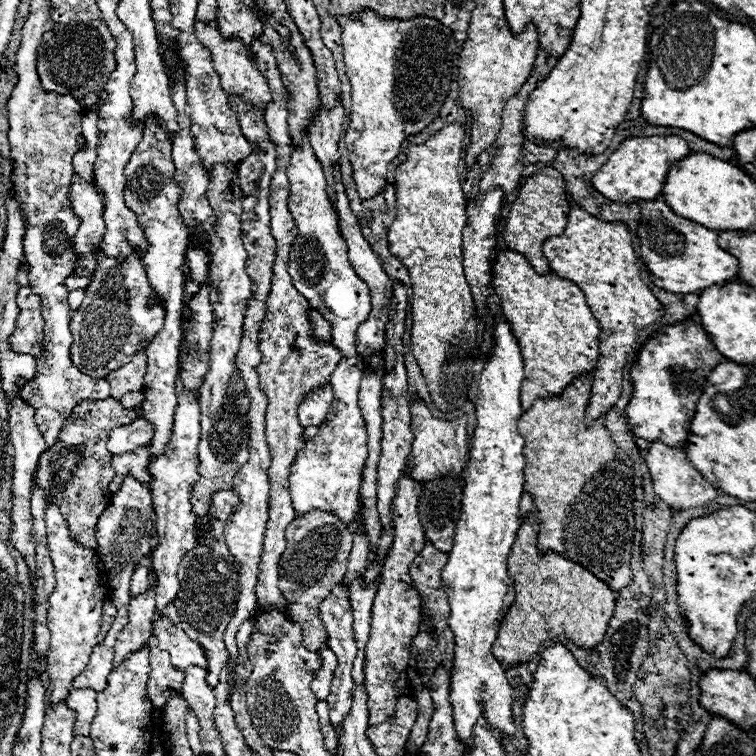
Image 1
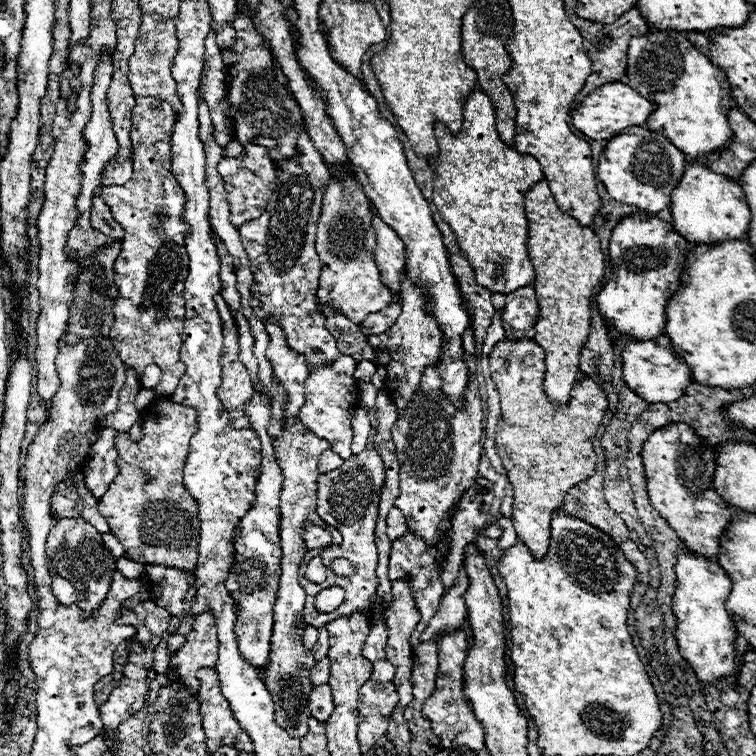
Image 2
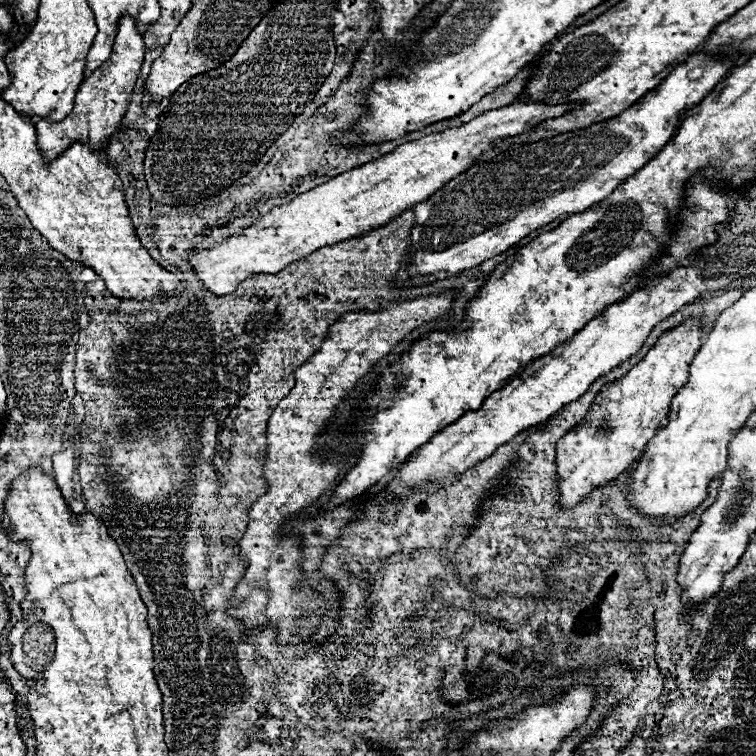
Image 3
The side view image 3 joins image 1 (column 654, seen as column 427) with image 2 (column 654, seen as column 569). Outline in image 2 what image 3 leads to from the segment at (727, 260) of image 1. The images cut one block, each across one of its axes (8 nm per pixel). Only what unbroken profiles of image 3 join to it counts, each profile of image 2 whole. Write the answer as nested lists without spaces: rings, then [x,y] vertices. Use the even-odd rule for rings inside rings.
[[[632,126],[624,130],[624,134],[608,140],[596,168],[600,182],[614,200],[652,214],[668,208],[670,194],[680,184],[684,170],[686,156],[668,138],[648,130],[646,126]]]

